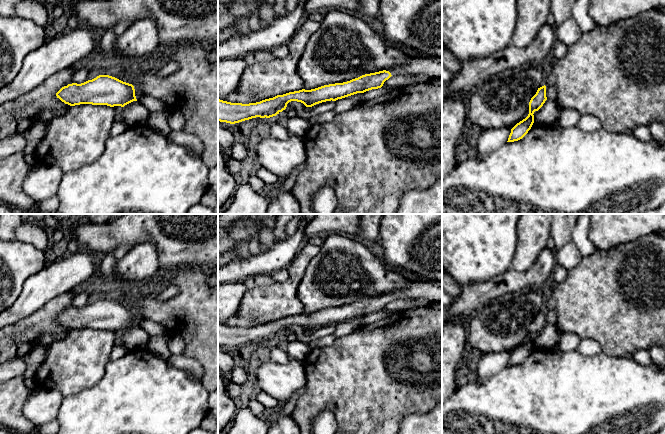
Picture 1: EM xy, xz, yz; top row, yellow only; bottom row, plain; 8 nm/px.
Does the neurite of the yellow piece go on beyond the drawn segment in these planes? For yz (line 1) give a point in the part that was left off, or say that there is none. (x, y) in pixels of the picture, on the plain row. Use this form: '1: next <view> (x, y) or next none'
1: next none

